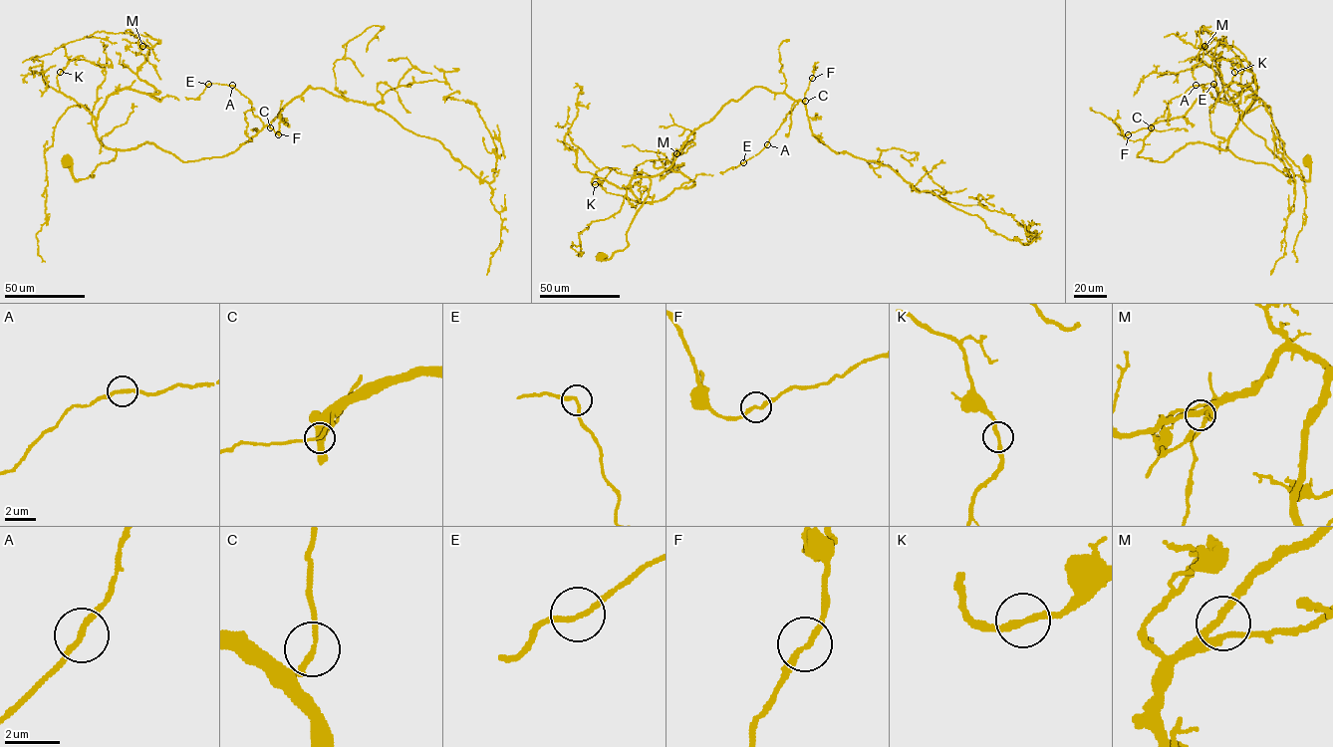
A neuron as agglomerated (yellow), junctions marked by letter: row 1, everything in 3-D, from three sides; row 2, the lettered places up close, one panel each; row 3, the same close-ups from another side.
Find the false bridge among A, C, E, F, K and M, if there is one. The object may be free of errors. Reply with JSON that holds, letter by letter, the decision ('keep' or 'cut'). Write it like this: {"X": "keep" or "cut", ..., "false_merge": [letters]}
{"A": "keep", "C": "keep", "E": "keep", "F": "keep", "K": "keep", "M": "keep", "false_merge": []}

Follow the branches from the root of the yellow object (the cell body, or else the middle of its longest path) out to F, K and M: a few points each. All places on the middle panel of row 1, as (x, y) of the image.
F: (603, 258), (628, 245), (626, 232), (650, 178), (669, 166), (694, 129), (755, 87), (804, 102), (812, 78)
K: (603, 258), (628, 245), (626, 232), (651, 180), (634, 177), (624, 189), (595, 176), (595, 184)
M: (603, 258), (628, 245), (648, 194), (634, 177), (643, 202), (693, 185), (676, 153)

